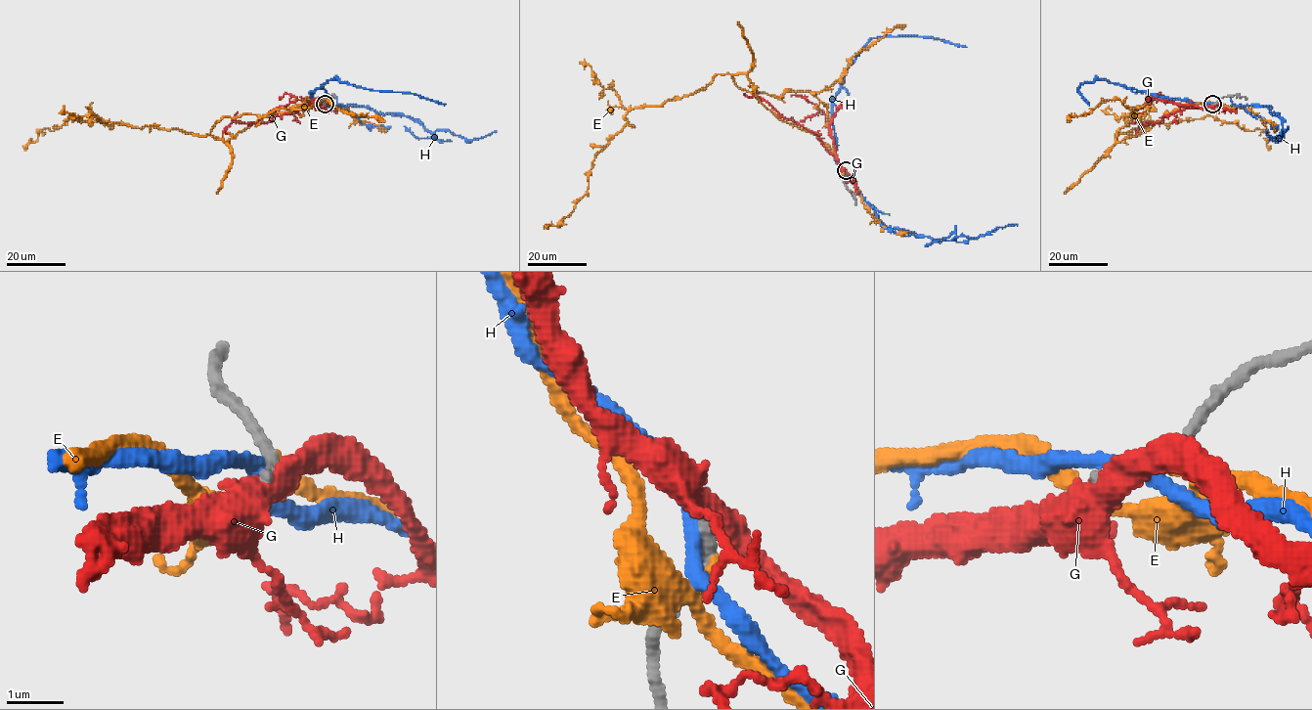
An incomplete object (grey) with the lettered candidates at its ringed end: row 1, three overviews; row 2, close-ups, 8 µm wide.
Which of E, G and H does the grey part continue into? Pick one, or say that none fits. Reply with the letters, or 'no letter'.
no letter

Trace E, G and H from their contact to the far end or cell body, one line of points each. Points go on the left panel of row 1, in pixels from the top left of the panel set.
E: (326, 103), (271, 113), (226, 142), (70, 115), (22, 145)
G: (326, 104), (275, 115), (263, 122), (235, 120), (226, 128), (223, 137)
H: (325, 104), (313, 103), (315, 100), (310, 93), (334, 79), (363, 88), (415, 94), (445, 104)

